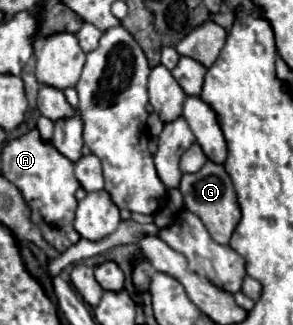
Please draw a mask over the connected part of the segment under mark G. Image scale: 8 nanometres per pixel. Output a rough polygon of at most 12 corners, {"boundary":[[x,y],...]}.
{"boundary":[[224,165],[182,175],[184,207],[226,245],[242,211]]}

